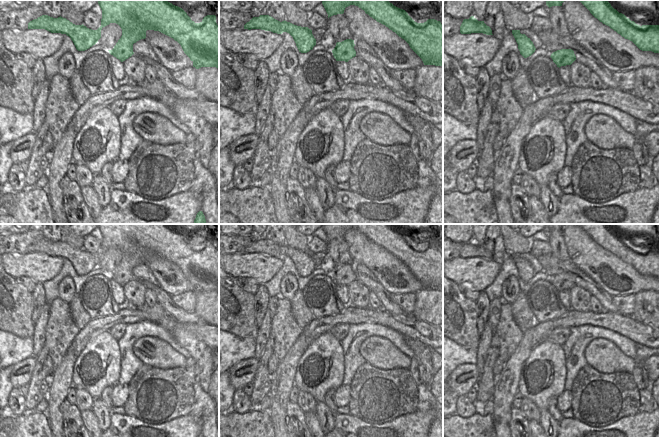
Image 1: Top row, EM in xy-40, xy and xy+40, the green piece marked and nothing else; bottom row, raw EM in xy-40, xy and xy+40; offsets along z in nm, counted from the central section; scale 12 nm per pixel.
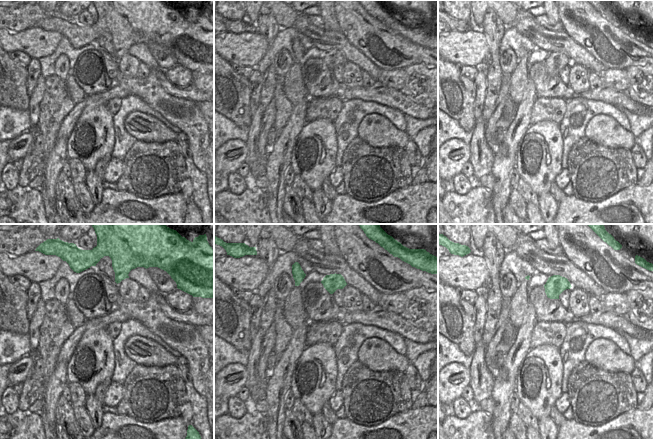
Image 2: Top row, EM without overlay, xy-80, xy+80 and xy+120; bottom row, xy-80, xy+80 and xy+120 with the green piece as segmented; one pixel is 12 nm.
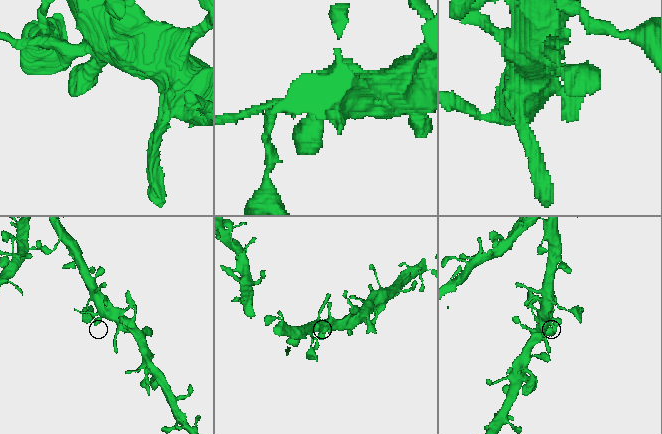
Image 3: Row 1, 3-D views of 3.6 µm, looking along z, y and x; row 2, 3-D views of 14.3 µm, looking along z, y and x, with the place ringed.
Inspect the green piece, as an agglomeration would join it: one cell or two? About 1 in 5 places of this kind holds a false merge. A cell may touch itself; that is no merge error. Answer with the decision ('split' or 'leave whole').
leave whole

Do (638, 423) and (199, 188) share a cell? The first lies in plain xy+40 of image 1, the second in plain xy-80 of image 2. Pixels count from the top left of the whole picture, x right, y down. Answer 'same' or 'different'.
different

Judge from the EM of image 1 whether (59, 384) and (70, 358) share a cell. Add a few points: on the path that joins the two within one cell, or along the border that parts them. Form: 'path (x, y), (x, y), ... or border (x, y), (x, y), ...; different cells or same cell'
path (61, 378), (67, 364); same cell

